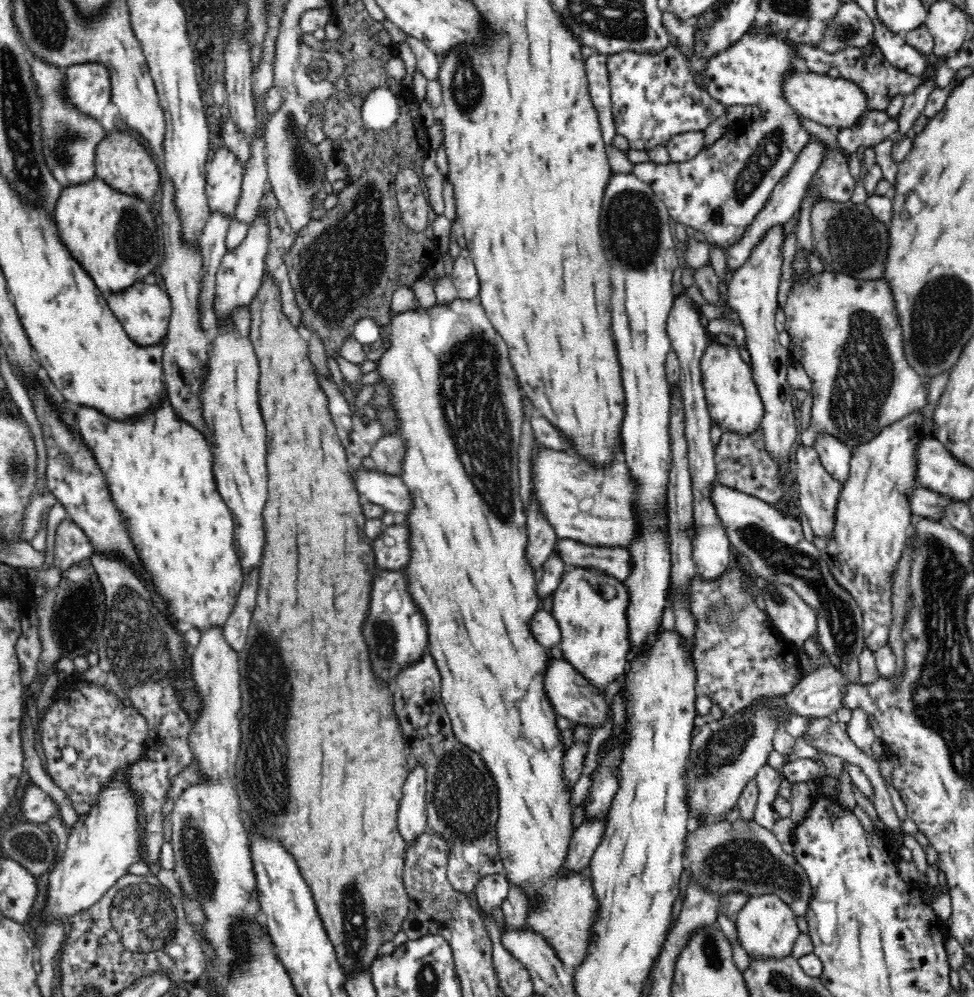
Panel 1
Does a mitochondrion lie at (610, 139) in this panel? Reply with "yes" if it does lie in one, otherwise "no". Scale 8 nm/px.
no

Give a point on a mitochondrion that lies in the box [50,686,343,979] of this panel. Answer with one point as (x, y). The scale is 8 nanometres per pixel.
(142, 918)

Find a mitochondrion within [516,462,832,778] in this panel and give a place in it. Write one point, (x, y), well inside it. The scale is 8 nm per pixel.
(732, 611)

